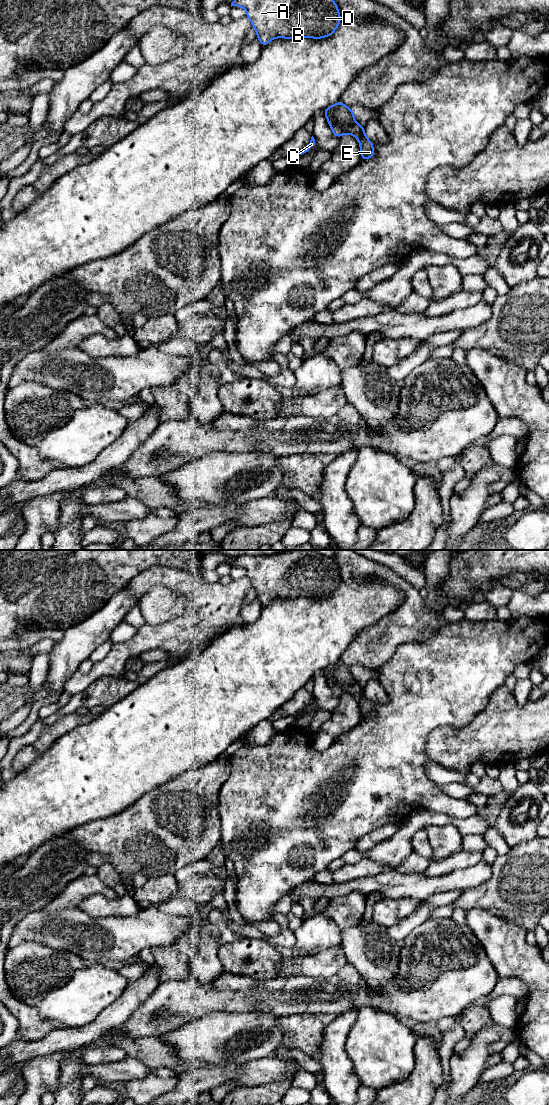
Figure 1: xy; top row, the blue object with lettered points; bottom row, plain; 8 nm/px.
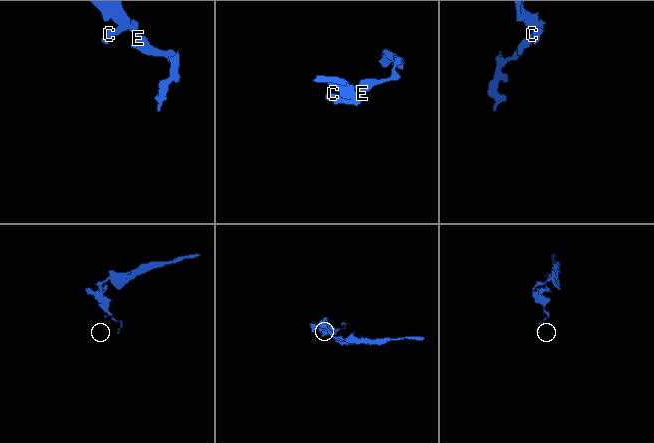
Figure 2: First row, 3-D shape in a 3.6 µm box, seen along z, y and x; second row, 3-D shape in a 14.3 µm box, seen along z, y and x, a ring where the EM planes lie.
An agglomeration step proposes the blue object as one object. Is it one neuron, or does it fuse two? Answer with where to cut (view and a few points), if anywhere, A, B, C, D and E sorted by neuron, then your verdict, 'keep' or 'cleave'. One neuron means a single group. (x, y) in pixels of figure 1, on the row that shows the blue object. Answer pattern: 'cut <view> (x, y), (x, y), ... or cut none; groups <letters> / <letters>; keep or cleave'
cut xy (342, 103), (333, 111), (332, 118), (338, 125), (345, 127); groups A B D / C E; cleave

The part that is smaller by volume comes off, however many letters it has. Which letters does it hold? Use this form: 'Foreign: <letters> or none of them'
Foreign: C, E

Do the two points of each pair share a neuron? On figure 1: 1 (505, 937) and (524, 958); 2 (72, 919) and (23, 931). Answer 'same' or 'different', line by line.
1: same
2: same

